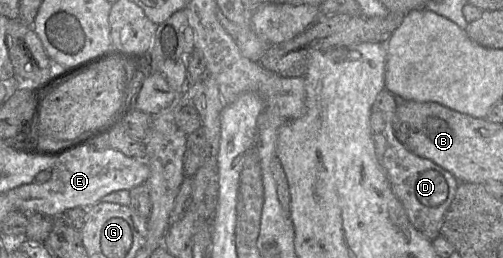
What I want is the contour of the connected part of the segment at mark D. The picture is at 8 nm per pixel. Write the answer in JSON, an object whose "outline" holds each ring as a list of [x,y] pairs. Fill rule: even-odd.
{"outline":[[[384,88],[372,106],[370,127],[376,156],[410,223],[420,234],[432,241],[440,235],[444,215],[456,195],[460,182],[447,170],[429,159],[414,154],[398,141],[393,129],[397,104],[396,96]]]}

